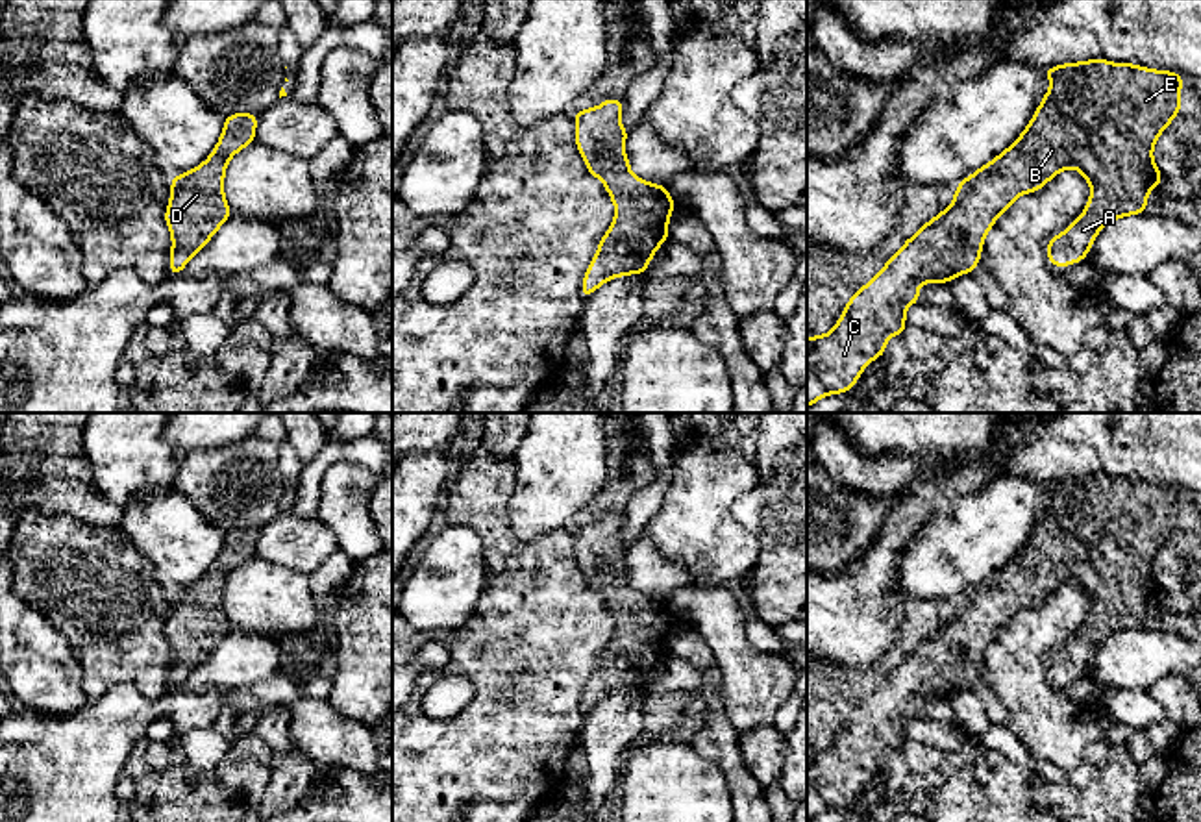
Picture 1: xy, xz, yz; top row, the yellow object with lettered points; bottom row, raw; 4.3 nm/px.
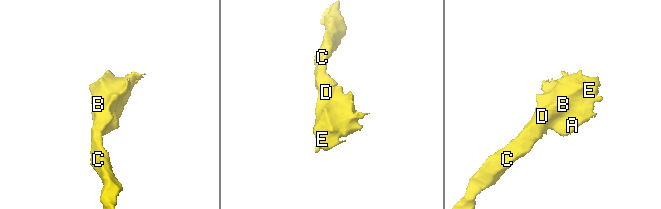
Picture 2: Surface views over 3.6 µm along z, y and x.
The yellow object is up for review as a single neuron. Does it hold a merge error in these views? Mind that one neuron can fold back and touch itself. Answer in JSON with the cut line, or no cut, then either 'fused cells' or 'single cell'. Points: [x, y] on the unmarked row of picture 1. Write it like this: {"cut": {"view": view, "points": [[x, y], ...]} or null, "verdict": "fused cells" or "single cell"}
{"cut": null, "verdict": "single cell"}

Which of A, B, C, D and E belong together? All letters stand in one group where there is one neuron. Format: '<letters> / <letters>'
A B C D E

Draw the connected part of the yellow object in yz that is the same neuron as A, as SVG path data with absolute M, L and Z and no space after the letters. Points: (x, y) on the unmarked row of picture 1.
M1088 474L1042 483L1051 494L1049 505L1036 522L1029 541L996 574L964 592L953 618L923 639L888 678L844 718L835 742L807 752L807 822L827 809L848 807L866 779L885 770L890 750L903 750L905 724L922 716L920 698L951 698L955 691L972 689L979 679L988 644L1012 616L1042 604L1049 594L1073 581L1090 598L1088 620L1060 650L1047 655L1053 681L1086 674L1096 650L1120 631L1145 628L1147 609L1164 596L1153 576L1153 559L1182 520L1181 489L1153 485L1133 478Z

